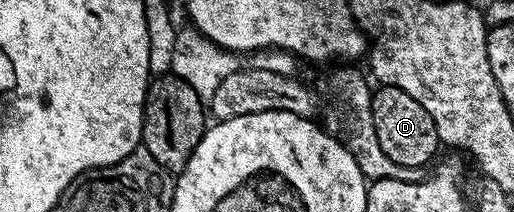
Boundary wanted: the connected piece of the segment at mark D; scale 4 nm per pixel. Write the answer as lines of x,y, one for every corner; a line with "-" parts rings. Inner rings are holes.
390,84
378,87
373,92
373,103
371,105
373,114
373,125
375,134
379,138
379,146
391,162
395,162
404,168
420,170
433,155
441,144
439,134
435,130
435,122
427,110
407,90
399,90

